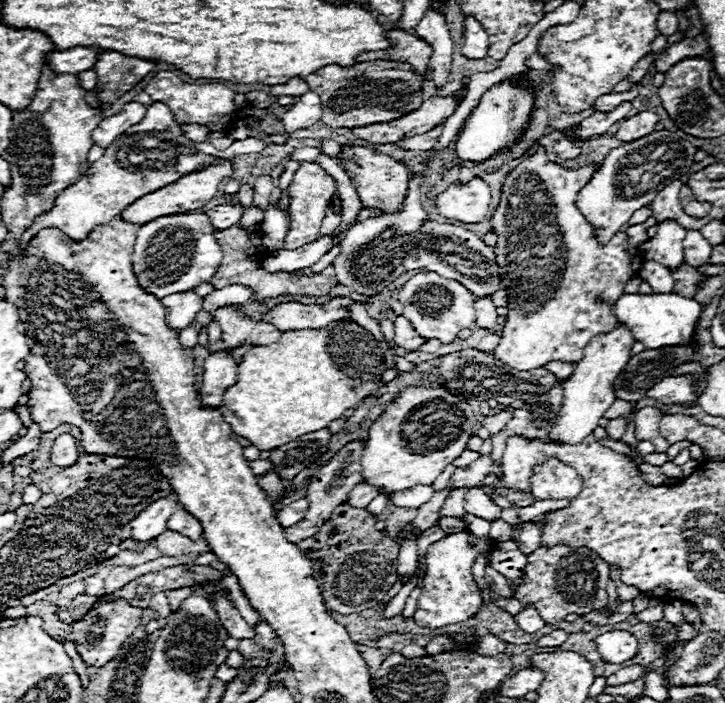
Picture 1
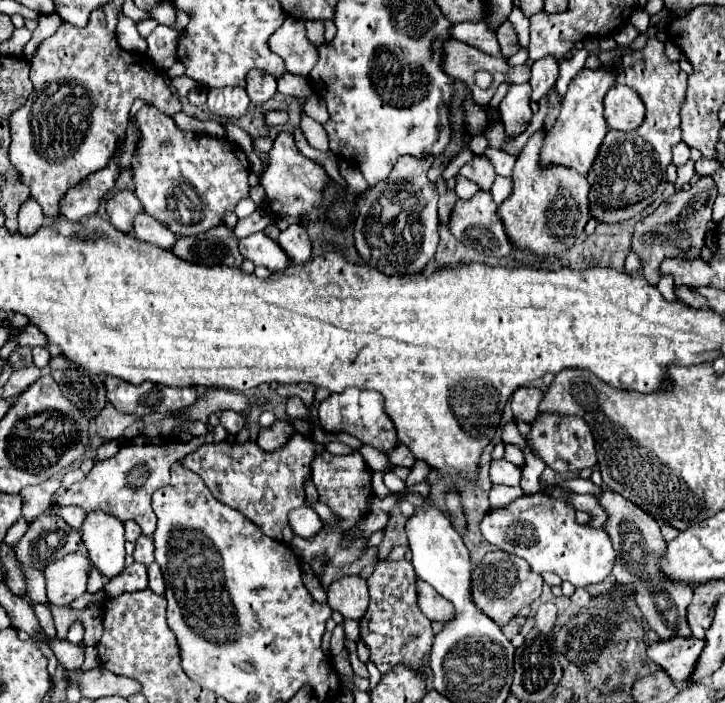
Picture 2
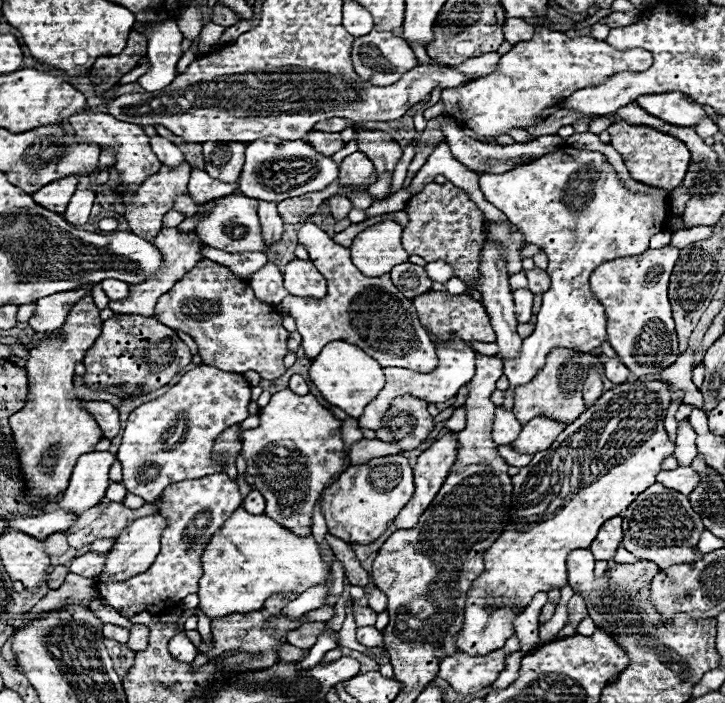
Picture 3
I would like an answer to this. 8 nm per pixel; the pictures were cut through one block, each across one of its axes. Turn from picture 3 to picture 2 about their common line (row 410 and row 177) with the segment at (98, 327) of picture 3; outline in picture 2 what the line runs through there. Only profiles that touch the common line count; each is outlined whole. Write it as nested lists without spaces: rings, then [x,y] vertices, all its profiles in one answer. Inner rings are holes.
[[[94,10],[94,12],[90,14],[88,26],[84,26],[84,28],[76,28],[76,26],[64,22],[50,38],[46,38],[46,40],[40,44],[40,48],[38,48],[38,52],[36,52],[36,56],[32,58],[30,64],[32,64],[30,80],[32,80],[32,84],[34,84],[34,92],[28,96],[26,104],[24,104],[22,108],[18,108],[18,110],[12,114],[12,118],[10,118],[12,144],[10,144],[8,156],[10,156],[10,162],[12,162],[12,166],[16,168],[16,172],[18,172],[18,176],[20,176],[20,182],[30,188],[30,196],[42,206],[42,214],[44,214],[46,218],[58,220],[58,218],[62,216],[62,214],[60,214],[60,200],[64,198],[64,194],[66,194],[72,186],[78,186],[78,184],[84,180],[84,176],[90,176],[92,172],[98,172],[98,170],[102,170],[102,168],[108,164],[110,156],[112,156],[114,150],[116,150],[116,142],[118,142],[120,138],[124,138],[124,130],[126,130],[126,126],[128,126],[128,112],[130,112],[130,106],[132,106],[132,102],[134,102],[136,98],[142,98],[146,104],[156,106],[158,110],[162,110],[164,114],[170,114],[170,116],[176,114],[176,112],[180,112],[180,102],[178,102],[178,98],[172,94],[172,88],[170,88],[168,82],[164,80],[164,74],[162,74],[160,70],[156,70],[156,66],[152,66],[152,60],[150,60],[146,54],[128,54],[126,50],[120,50],[120,46],[118,46],[118,42],[116,42],[116,36],[114,36],[112,32],[108,32],[108,28],[106,28],[106,18],[104,18],[104,12],[102,12],[102,10]]]

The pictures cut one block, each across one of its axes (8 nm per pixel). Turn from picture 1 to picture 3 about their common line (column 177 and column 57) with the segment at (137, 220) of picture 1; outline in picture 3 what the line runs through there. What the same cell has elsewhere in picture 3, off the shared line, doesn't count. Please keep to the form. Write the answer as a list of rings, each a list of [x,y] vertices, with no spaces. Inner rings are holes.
[[[64,178],[64,180],[56,180],[52,184],[46,184],[44,188],[40,188],[38,192],[32,194],[34,202],[50,212],[58,212],[58,214],[64,214],[72,194],[76,192],[76,184],[78,180],[76,178]]]

